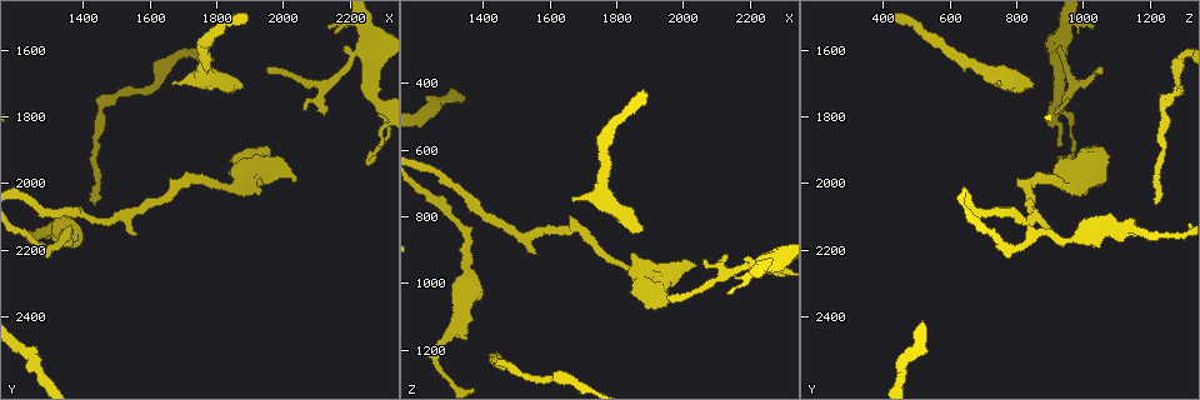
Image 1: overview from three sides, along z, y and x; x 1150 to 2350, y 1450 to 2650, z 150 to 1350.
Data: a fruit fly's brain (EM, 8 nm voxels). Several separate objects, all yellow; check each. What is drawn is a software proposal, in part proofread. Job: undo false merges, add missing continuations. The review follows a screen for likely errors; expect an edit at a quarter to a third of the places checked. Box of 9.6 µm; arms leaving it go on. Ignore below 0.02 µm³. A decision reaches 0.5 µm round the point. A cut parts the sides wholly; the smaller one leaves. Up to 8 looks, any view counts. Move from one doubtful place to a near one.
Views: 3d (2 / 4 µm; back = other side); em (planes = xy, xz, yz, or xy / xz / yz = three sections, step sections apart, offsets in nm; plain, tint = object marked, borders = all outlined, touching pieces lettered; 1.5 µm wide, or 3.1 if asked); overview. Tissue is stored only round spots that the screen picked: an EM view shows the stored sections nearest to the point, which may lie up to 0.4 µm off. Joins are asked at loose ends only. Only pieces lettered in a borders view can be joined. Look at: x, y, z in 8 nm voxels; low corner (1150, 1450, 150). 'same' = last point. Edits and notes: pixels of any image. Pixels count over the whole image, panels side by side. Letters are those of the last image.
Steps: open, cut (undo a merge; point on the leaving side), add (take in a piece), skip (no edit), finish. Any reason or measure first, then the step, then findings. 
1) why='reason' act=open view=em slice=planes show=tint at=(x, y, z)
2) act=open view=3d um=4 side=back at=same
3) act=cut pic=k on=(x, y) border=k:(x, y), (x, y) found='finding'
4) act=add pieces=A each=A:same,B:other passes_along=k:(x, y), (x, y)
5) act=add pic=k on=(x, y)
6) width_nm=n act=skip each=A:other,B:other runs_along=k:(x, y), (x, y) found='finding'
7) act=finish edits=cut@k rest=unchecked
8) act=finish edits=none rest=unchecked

why='thick end' act=open view=em slice=planes show=plain at=(1880, 1710, 840)

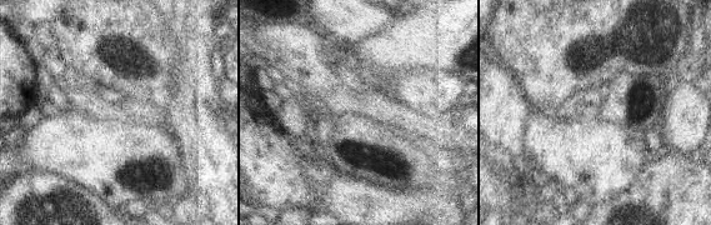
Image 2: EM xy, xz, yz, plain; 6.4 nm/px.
why='see the neighbours' act=open view=em slice=planes show=borders at=same

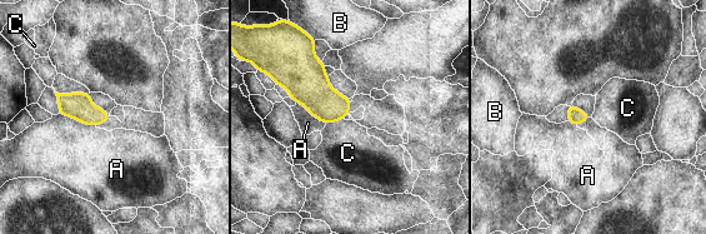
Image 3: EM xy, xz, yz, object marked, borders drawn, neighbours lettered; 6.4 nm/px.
act=skip each=A:other,B:other,C:other border=3:(343, 118), (326, 123) found='no lettered piece goes on from it'

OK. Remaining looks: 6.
why='sudden change in width' act=open view=3d um=4 side=back at=(2290, 1760, 920)

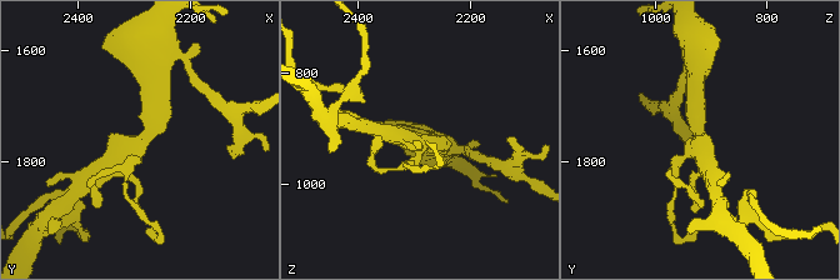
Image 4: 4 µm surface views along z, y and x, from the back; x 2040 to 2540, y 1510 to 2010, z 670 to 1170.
act=open view=em slice=yz step=4 show=tint at=(2290, 1770, 925)

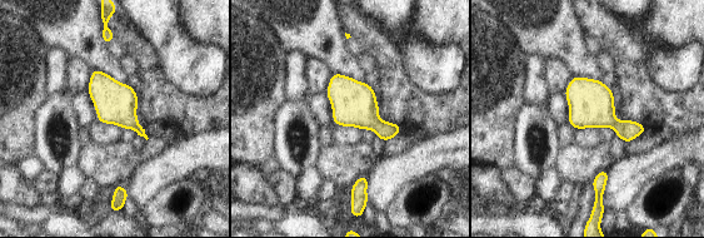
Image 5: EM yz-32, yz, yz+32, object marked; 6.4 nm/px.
act=open view=em slice=planes show=borders at=same

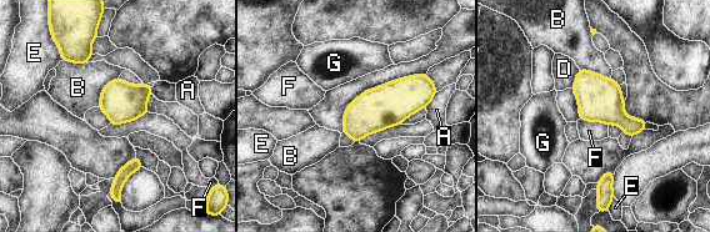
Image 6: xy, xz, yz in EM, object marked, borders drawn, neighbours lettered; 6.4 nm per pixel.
act=skip each=A:other,B:other,D:other,E:other,F:other,G:other border=6:(118, 77), (103, 89), (99, 106) found='continuous, no second neuron'

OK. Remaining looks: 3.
why='branch stops here' act=open view=3d um=4 at=(2130, 1530, 1030)

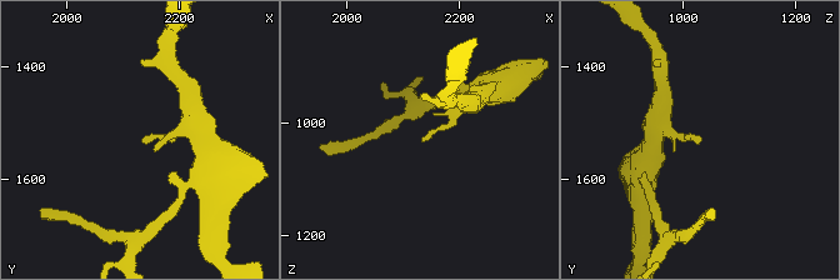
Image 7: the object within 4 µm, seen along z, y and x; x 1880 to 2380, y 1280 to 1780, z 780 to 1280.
why='shape alone is not enough' act=open view=em slice=yz step=4 show=tint at=(2130, 1525, 1030)

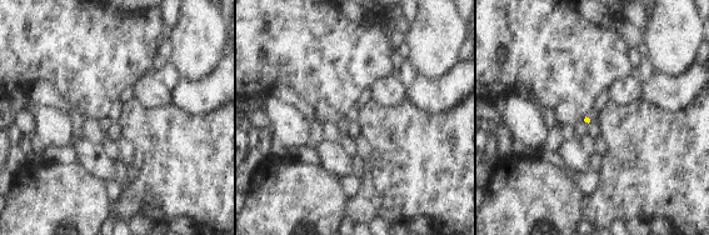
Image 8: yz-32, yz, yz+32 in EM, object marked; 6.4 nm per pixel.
act=open view=em slice=planes show=borders at=same

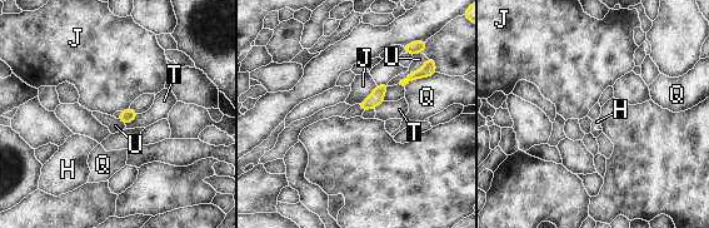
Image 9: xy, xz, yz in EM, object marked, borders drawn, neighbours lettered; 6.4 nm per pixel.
act=skip each=H:other,J:other,Q:other,T:other,U:other border=9:(377, 85), (359, 104) found='none of them fits'

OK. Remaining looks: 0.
act=finish edits=none rest=unchecked

